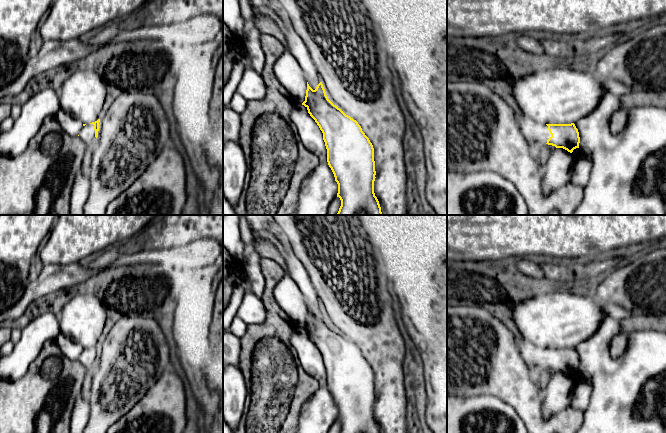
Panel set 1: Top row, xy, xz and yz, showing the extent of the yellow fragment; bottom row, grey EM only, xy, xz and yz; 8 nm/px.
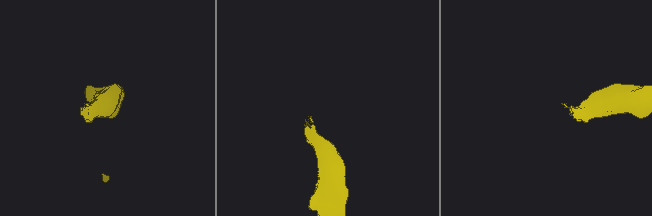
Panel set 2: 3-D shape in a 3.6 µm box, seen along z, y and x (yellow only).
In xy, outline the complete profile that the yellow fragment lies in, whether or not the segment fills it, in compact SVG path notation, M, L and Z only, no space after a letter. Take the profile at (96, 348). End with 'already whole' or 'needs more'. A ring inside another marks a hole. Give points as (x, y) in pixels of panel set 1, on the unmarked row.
M100 343L89 348L83 348L83 351L78 359L86 368L90 370L95 367L98 361L99 346Z; needs more

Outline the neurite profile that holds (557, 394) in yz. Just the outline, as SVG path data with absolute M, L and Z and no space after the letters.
M556 372L547 379L543 393L543 418L548 420L554 414L567 408L571 403L572 390L572 377L563 372Z

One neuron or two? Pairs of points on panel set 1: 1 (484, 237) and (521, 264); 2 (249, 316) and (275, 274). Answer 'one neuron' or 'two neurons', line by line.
1: two neurons
2: two neurons

